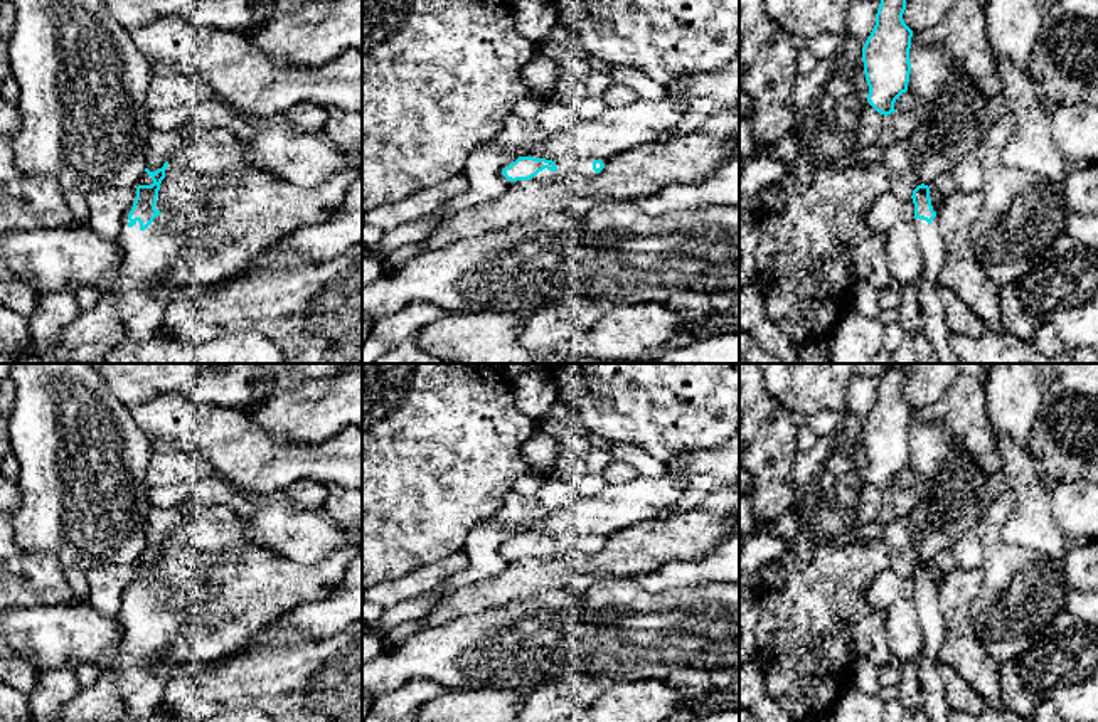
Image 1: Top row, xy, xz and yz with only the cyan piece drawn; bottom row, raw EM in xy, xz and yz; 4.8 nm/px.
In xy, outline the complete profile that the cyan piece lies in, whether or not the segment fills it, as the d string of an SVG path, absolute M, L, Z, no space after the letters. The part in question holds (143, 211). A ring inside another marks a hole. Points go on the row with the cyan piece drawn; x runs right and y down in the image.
M168 162L157 172L145 172L152 177L152 185L138 185L136 199L128 214L128 227L140 224L140 259L136 264L123 264L106 289L108 295L125 298L133 286L140 291L140 340L150 340L160 328L160 315L155 310L155 300L148 291L148 283L158 276L170 263L170 257L179 254L179 236L167 219L155 209L160 183L165 178Z

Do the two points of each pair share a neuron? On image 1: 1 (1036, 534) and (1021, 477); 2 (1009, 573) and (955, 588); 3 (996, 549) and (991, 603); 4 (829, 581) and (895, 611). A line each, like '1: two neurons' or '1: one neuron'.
1: one neuron
2: two neurons
3: one neuron
4: two neurons

